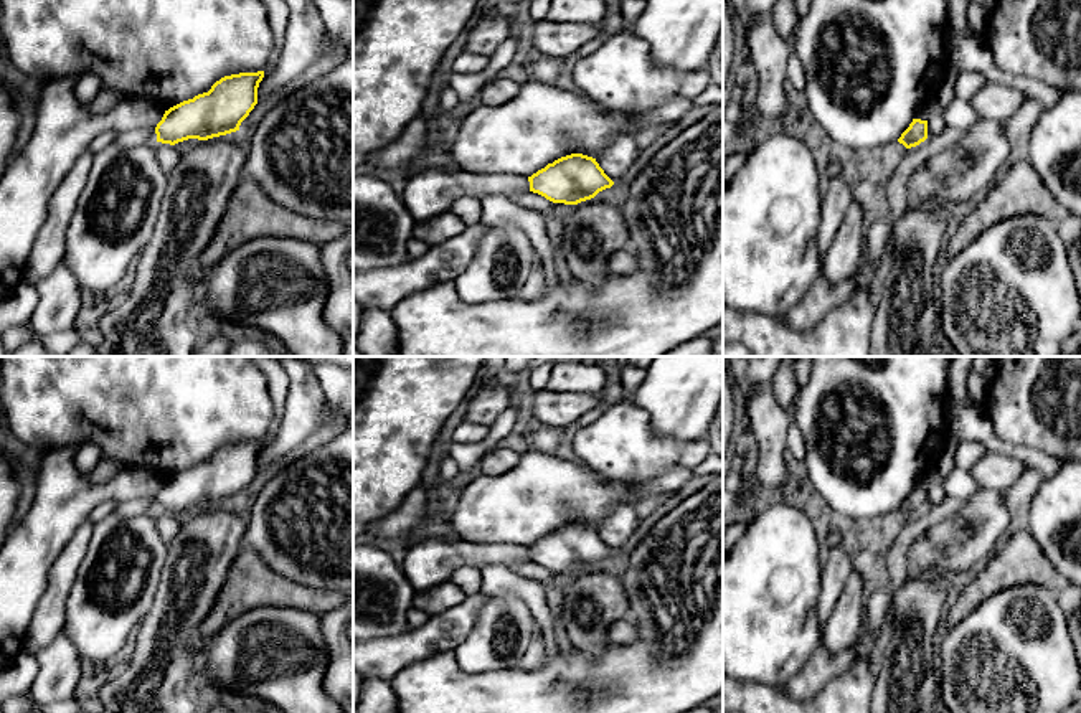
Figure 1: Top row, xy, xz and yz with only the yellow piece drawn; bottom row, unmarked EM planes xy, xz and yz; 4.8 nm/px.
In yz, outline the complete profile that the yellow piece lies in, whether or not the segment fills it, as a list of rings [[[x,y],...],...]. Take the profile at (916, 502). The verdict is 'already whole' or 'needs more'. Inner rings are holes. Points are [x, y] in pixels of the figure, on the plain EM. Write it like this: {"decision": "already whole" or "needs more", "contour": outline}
{"decision": "already whole", "contour": [[[913,489],[909,497],[898,508],[906,518],[916,517],[928,508],[928,490]]]}

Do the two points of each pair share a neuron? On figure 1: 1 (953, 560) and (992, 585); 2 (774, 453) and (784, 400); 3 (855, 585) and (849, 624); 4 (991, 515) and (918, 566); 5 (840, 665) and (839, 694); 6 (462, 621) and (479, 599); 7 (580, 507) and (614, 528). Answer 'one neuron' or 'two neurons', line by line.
1: two neurons
2: two neurons
3: one neuron
4: one neuron
5: two neurons
6: one neuron
7: two neurons

